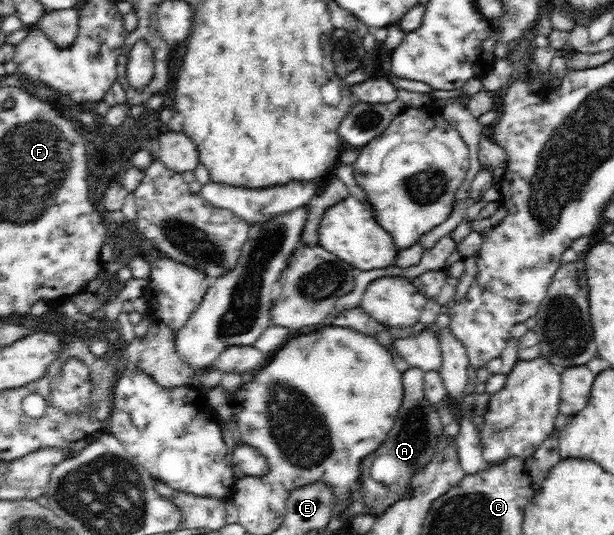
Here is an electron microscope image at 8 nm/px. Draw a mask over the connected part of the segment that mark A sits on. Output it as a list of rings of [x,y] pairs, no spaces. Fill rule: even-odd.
[[[411,367],[403,373],[404,397],[398,417],[384,443],[363,466],[361,477],[363,500],[379,513],[384,513],[397,501],[411,497],[411,493],[408,493],[411,475],[430,465],[439,439],[443,435],[444,425],[440,421],[436,404],[428,401],[424,393],[424,372],[418,367]]]

